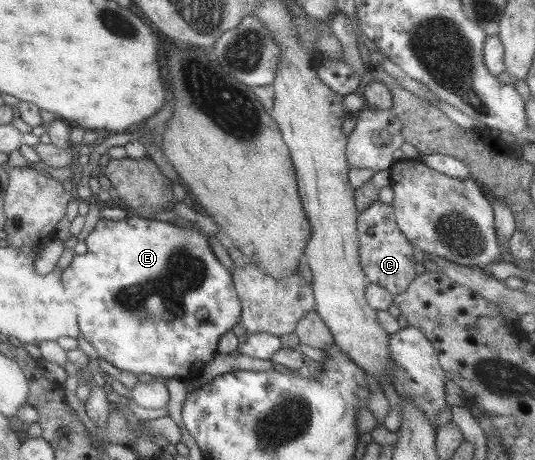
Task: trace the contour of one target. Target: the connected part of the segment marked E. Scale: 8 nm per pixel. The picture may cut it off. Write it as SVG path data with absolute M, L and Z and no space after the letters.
M130 215L118 221L107 219L98 219L93 230L84 238L86 253L75 254L72 262L61 271L60 281L67 299L76 308L76 322L80 335L85 341L94 347L98 356L106 362L120 370L138 373L150 374L154 378L162 376L164 378L183 378L193 379L200 373L200 368L212 360L212 356L217 352L218 339L231 330L231 328L240 321L241 304L230 276L230 272L224 265L214 257L213 251L208 244L208 239L204 233L198 233L196 224L190 228L178 228L168 221L158 221L156 219L146 219L142 216Z

